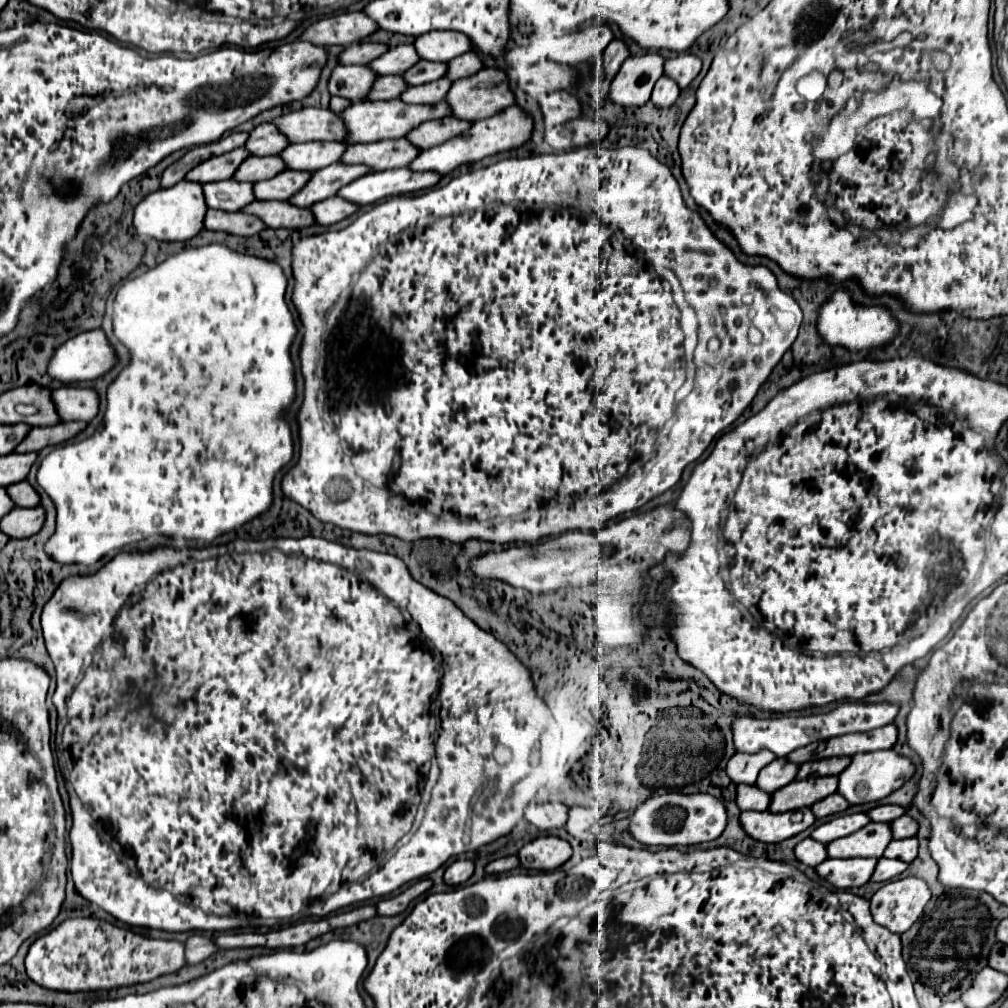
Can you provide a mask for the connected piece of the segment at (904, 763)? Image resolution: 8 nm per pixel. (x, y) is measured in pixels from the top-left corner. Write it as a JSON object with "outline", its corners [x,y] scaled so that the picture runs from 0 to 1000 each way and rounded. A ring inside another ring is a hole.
{"outline":[[[885,743],[879,745],[865,745],[865,747],[851,747],[845,751],[843,761],[839,761],[831,773],[831,787],[835,791],[841,793],[841,797],[851,799],[851,797],[865,797],[865,795],[873,795],[879,789],[887,787],[889,783],[893,783],[897,779],[897,775],[893,773],[895,769],[903,769],[905,765],[909,765],[909,761],[905,759],[905,755],[897,749],[891,749]]]}

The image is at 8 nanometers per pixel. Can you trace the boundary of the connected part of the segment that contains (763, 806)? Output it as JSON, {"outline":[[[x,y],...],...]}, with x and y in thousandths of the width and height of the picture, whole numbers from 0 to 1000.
{"outline":[[[732,779],[730,797],[736,805],[760,805],[764,801],[766,789],[750,779]]]}

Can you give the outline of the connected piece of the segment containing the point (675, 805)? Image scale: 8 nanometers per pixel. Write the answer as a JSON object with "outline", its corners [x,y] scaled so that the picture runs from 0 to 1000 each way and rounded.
{"outline":[[[661,787],[651,789],[639,795],[625,813],[625,826],[637,838],[655,838],[655,840],[671,840],[671,838],[692,838],[700,834],[708,834],[720,822],[720,803],[718,799],[702,789],[675,789],[675,787]]]}

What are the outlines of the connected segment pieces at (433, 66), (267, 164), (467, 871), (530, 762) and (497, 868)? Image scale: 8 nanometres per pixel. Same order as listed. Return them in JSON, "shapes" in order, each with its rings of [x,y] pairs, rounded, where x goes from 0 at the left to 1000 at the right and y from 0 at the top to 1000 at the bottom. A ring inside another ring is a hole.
{"shapes":[[[[419,59],[409,68],[399,72],[399,76],[403,78],[405,84],[421,84],[421,82],[427,82],[427,80],[440,76],[442,68],[444,68],[444,63],[431,63],[431,61]]],[[[250,154],[232,172],[232,178],[256,182],[256,180],[262,180],[262,178],[270,178],[272,174],[276,174],[282,168],[284,168],[282,160],[278,160],[276,154],[274,156],[252,156]]],[[[454,852],[454,854],[450,854],[450,856],[442,862],[440,874],[442,874],[442,878],[454,880],[454,878],[462,876],[462,874],[468,870],[468,866],[470,866],[470,856],[464,854],[464,852],[460,852],[460,854]]],[[[300,533],[300,535],[266,535],[266,537],[258,537],[258,541],[256,541],[256,543],[246,543],[246,541],[244,541],[244,537],[240,537],[240,535],[236,535],[236,537],[230,537],[230,539],[224,539],[224,541],[230,541],[230,545],[228,545],[228,547],[226,547],[226,559],[224,559],[224,555],[222,555],[222,553],[224,553],[224,549],[222,549],[222,551],[218,551],[218,555],[216,555],[216,553],[210,553],[210,551],[214,551],[214,543],[210,543],[210,541],[208,541],[208,543],[202,543],[202,545],[171,545],[171,543],[153,543],[153,545],[147,545],[147,547],[131,547],[131,549],[117,549],[117,551],[115,551],[115,553],[113,553],[113,555],[111,555],[111,557],[109,557],[109,559],[105,559],[105,561],[103,561],[103,563],[101,563],[101,564],[99,564],[99,566],[95,566],[95,568],[93,568],[93,570],[83,570],[83,572],[79,572],[79,570],[77,570],[77,572],[67,572],[67,574],[63,574],[63,576],[62,576],[62,578],[60,578],[60,582],[58,582],[58,584],[56,584],[56,588],[54,588],[54,590],[52,590],[52,594],[50,594],[50,596],[48,596],[48,598],[46,598],[46,600],[44,600],[44,606],[42,606],[42,626],[44,626],[44,636],[46,636],[46,646],[48,646],[48,650],[50,650],[50,654],[52,654],[52,658],[54,658],[54,662],[56,662],[56,686],[54,686],[54,691],[52,691],[52,697],[54,697],[54,701],[56,701],[56,703],[58,703],[58,727],[56,727],[56,731],[58,731],[58,729],[60,729],[60,727],[62,727],[62,721],[63,721],[63,717],[65,717],[65,697],[67,697],[67,717],[65,717],[65,721],[63,721],[63,735],[65,735],[65,741],[67,741],[67,743],[69,743],[69,747],[71,747],[71,755],[73,755],[73,761],[71,761],[71,767],[69,767],[69,777],[71,777],[71,781],[73,781],[73,785],[75,785],[75,789],[77,789],[77,791],[79,791],[79,793],[73,793],[73,791],[71,791],[71,793],[69,793],[69,797],[71,797],[71,799],[69,799],[69,801],[71,801],[71,822],[69,822],[69,828],[67,828],[67,832],[69,832],[69,838],[71,838],[71,854],[69,854],[69,864],[71,864],[71,872],[73,872],[73,878],[75,878],[75,882],[77,882],[77,886],[79,886],[79,888],[81,888],[81,890],[83,890],[83,892],[87,892],[87,894],[89,894],[89,896],[93,896],[93,898],[97,898],[97,900],[99,900],[99,902],[103,902],[103,904],[105,904],[105,906],[109,906],[109,908],[111,908],[111,910],[113,910],[113,912],[117,912],[117,914],[121,914],[121,916],[125,916],[125,918],[131,918],[131,920],[147,920],[147,922],[161,922],[161,924],[171,924],[171,926],[179,926],[179,924],[224,924],[224,922],[226,922],[226,908],[238,908],[238,906],[244,906],[244,908],[256,908],[256,910],[260,910],[260,912],[268,912],[268,910],[272,910],[272,912],[284,912],[284,910],[292,910],[292,908],[302,908],[302,910],[313,910],[313,911],[315,911],[315,910],[316,910],[316,911],[320,911],[320,910],[323,910],[323,908],[325,908],[325,906],[329,906],[329,904],[333,904],[333,902],[339,902],[339,900],[345,900],[345,898],[351,898],[351,896],[357,896],[357,895],[360,895],[360,894],[363,894],[363,893],[365,893],[365,892],[369,892],[369,890],[379,890],[379,888],[383,888],[383,886],[389,886],[389,884],[391,884],[391,882],[397,882],[397,880],[399,880],[399,878],[401,878],[401,876],[405,876],[405,874],[409,874],[409,872],[415,872],[415,870],[423,870],[423,868],[425,868],[425,866],[429,866],[429,864],[433,864],[433,862],[435,862],[435,860],[438,860],[438,858],[440,858],[440,856],[442,856],[442,854],[444,854],[444,852],[446,852],[446,850],[452,850],[452,848],[456,848],[456,846],[462,846],[462,844],[470,844],[470,842],[474,842],[474,840],[478,840],[478,838],[484,838],[484,836],[488,836],[488,834],[492,834],[492,832],[496,832],[496,830],[500,830],[500,828],[504,828],[504,826],[506,826],[506,824],[508,824],[508,822],[510,822],[510,820],[512,820],[512,816],[514,816],[514,814],[516,814],[516,813],[518,813],[518,809],[520,809],[520,803],[522,803],[522,799],[524,799],[524,797],[526,797],[526,795],[528,795],[528,793],[530,793],[530,789],[532,789],[532,787],[534,787],[534,783],[536,783],[536,781],[538,781],[538,775],[536,775],[536,765],[538,765],[538,761],[540,761],[540,759],[538,759],[538,755],[540,755],[540,737],[542,737],[542,721],[548,721],[548,717],[552,717],[552,715],[550,715],[550,711],[548,711],[548,707],[546,707],[546,703],[544,703],[544,701],[542,701],[542,697],[540,697],[540,695],[538,695],[538,693],[536,693],[536,691],[534,691],[534,689],[532,689],[532,684],[530,684],[530,678],[528,678],[528,672],[526,672],[526,666],[524,666],[524,664],[522,664],[522,662],[520,662],[520,660],[518,660],[518,658],[516,658],[516,656],[514,656],[514,654],[512,654],[512,650],[508,650],[508,646],[506,646],[506,644],[504,644],[504,642],[502,642],[502,640],[501,640],[501,639],[499,639],[499,638],[498,638],[498,637],[497,637],[497,636],[495,636],[495,635],[494,635],[494,634],[492,634],[492,633],[491,633],[491,632],[490,632],[490,631],[489,631],[489,630],[486,630],[486,628],[484,628],[484,627],[482,627],[482,626],[480,626],[480,625],[478,625],[478,624],[476,624],[476,622],[474,622],[474,621],[473,621],[473,620],[472,620],[472,619],[471,619],[471,618],[470,618],[470,617],[469,617],[469,616],[468,616],[468,615],[467,615],[467,614],[465,614],[465,613],[464,613],[464,612],[463,612],[463,611],[462,611],[462,610],[461,610],[461,609],[460,609],[460,608],[459,608],[459,607],[458,607],[458,606],[456,606],[456,604],[455,604],[455,603],[454,603],[454,602],[452,602],[452,600],[448,600],[448,598],[446,598],[446,594],[440,594],[440,592],[437,592],[437,590],[433,590],[433,588],[431,588],[431,586],[425,586],[425,582],[421,582],[421,580],[419,580],[419,578],[415,578],[415,576],[413,576],[413,574],[409,574],[409,570],[407,570],[407,566],[405,566],[405,564],[403,564],[403,559],[401,559],[401,557],[399,557],[399,555],[395,555],[395,553],[391,553],[391,551],[385,551],[385,549],[373,549],[373,547],[365,547],[365,545],[349,545],[349,543],[341,543],[341,541],[337,541],[337,539],[329,539],[329,537],[323,537],[323,535],[315,535],[315,533]],[[125,594],[127,594],[127,634],[125,634]],[[419,629],[420,629],[420,631],[421,631],[421,632],[422,632],[422,633],[423,633],[423,634],[427,634],[427,636],[428,636],[428,637],[429,637],[429,639],[430,639],[430,641],[431,641],[431,642],[432,642],[432,643],[433,643],[433,644],[435,644],[435,646],[437,646],[437,648],[438,648],[438,674],[437,674],[437,656],[435,656],[435,654],[431,654],[431,650],[429,650],[429,648],[427,648],[427,644],[425,644],[425,642],[423,642],[423,640],[421,640],[421,636],[423,636],[423,634],[421,634],[421,632],[419,632]],[[435,684],[437,684],[437,689],[435,689],[435,691],[437,691],[437,722],[436,722],[436,724],[435,724],[435,730],[434,730],[434,731],[433,731],[433,732],[432,732],[432,735],[431,735],[431,727],[433,727],[433,709],[431,709],[431,707],[433,707],[433,705],[431,705],[431,703],[433,703],[433,688],[435,688]],[[492,737],[494,737],[494,739],[500,739],[500,741],[504,741],[504,745],[506,745],[506,747],[508,747],[508,753],[504,753],[504,755],[502,755],[502,757],[498,757],[498,759],[494,759],[494,757],[492,757],[492,753],[490,753],[490,749],[488,749],[488,745],[490,745],[490,739],[492,739]],[[250,753],[274,753],[274,757],[250,757]],[[530,765],[534,765],[534,783],[514,783],[514,781],[516,781],[516,779],[518,779],[518,777],[522,777],[522,775],[526,775],[526,773],[528,773],[528,769],[530,769]],[[480,789],[486,789],[486,797],[482,797],[482,795],[478,795],[478,793],[480,793]]],[[[498,850],[498,852],[492,852],[492,854],[486,854],[482,858],[482,866],[484,868],[494,868],[494,866],[502,866],[502,864],[508,864],[510,860],[514,860],[514,850]]]]}

